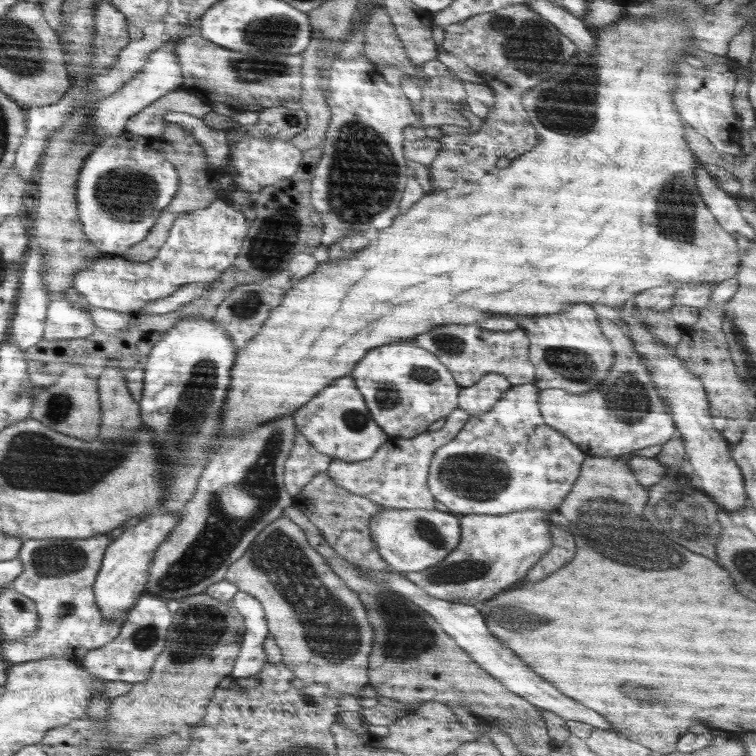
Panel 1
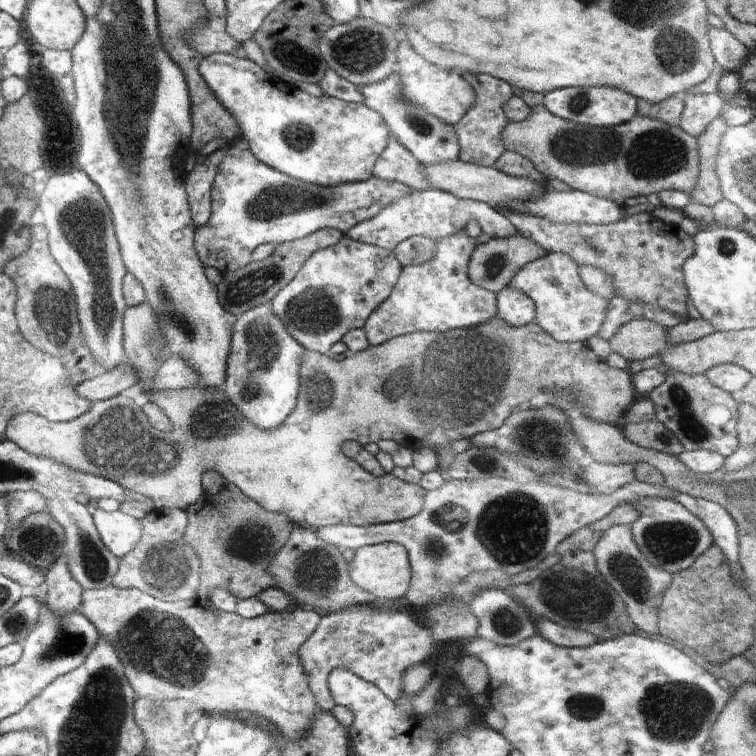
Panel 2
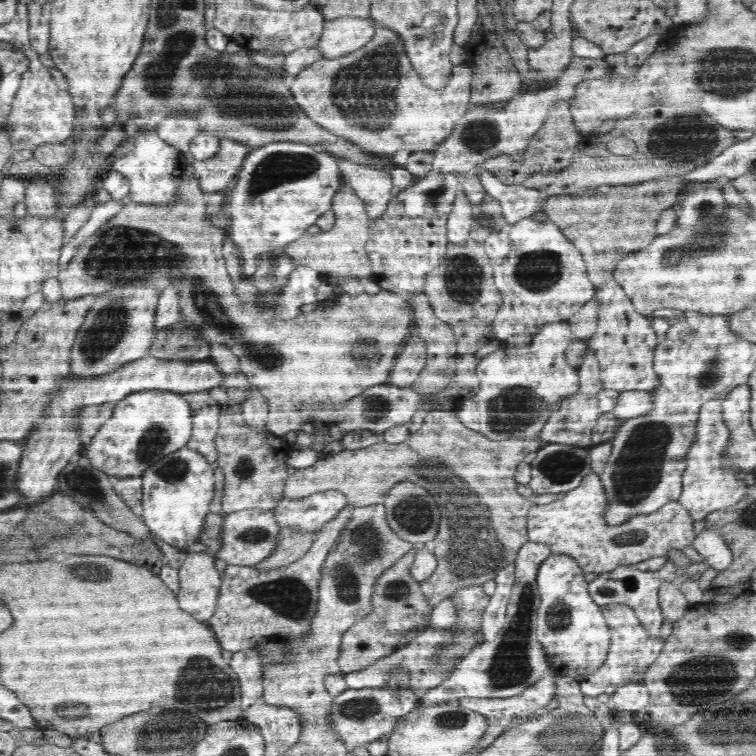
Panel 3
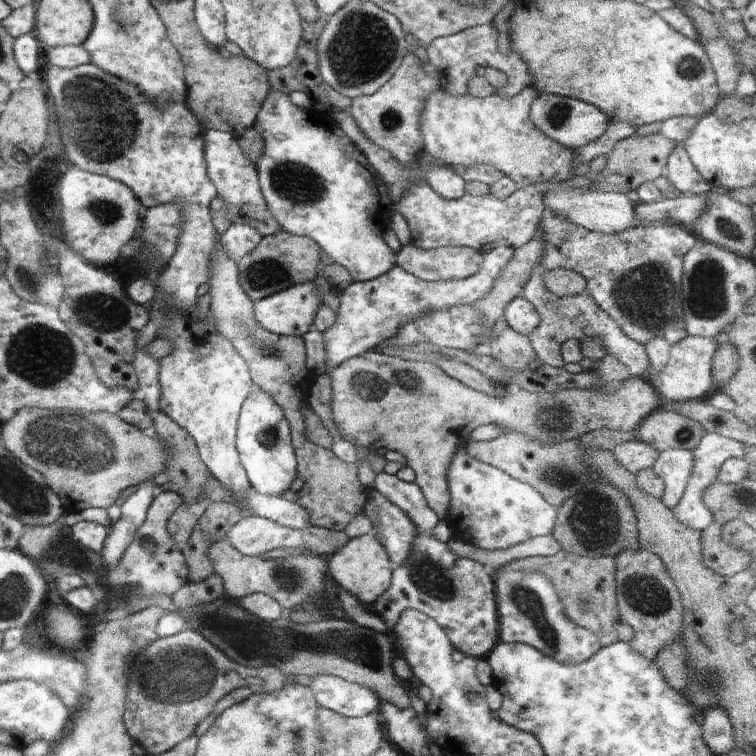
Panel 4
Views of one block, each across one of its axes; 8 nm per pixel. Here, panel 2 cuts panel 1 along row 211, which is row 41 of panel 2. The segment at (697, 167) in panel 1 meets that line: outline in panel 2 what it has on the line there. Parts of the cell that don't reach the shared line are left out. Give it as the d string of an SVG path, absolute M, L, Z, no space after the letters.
M710 29L710 48L716 64L725 72L738 72L750 56L750 52L736 36L726 29Z

